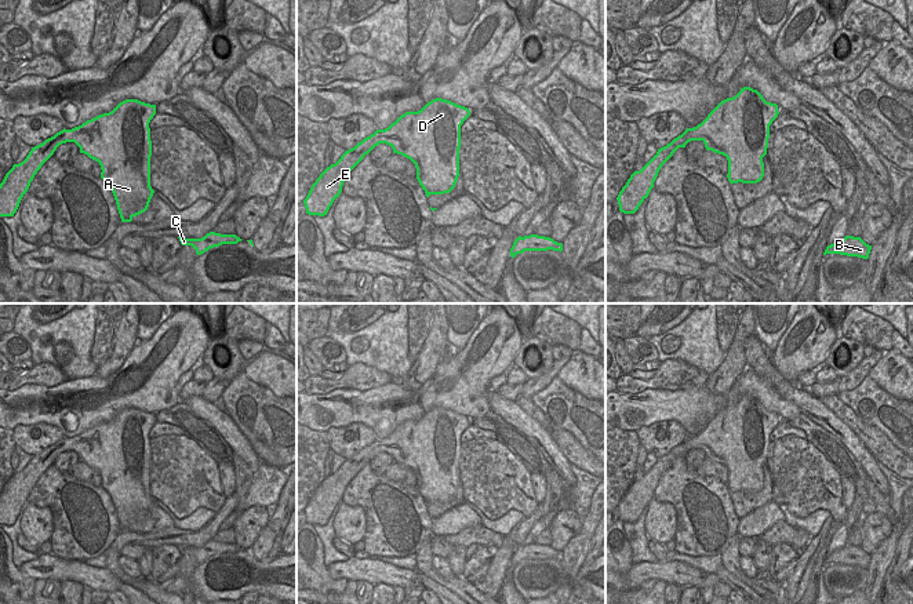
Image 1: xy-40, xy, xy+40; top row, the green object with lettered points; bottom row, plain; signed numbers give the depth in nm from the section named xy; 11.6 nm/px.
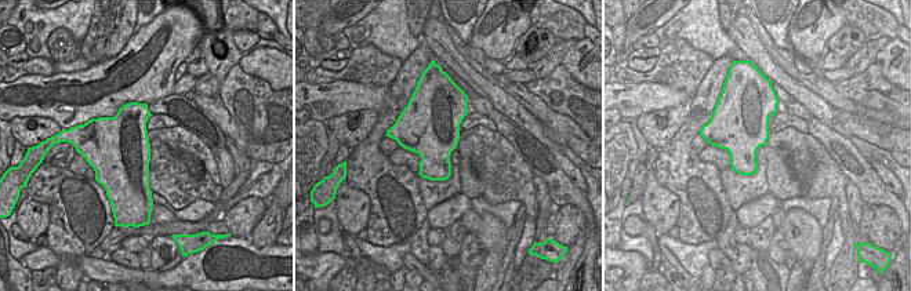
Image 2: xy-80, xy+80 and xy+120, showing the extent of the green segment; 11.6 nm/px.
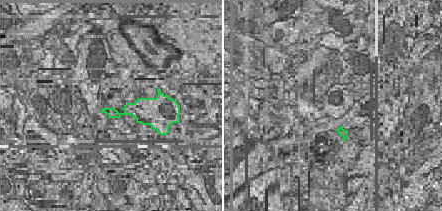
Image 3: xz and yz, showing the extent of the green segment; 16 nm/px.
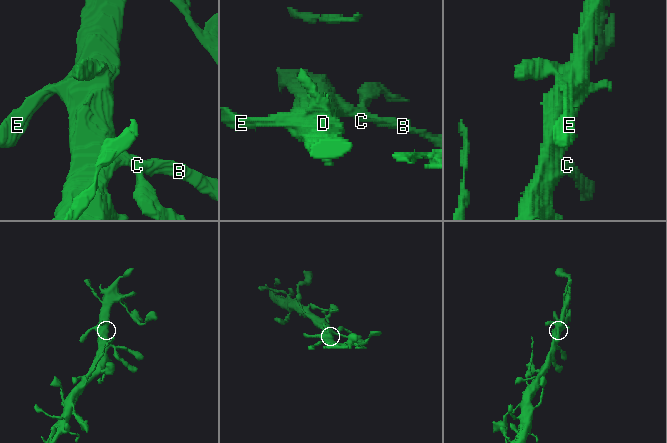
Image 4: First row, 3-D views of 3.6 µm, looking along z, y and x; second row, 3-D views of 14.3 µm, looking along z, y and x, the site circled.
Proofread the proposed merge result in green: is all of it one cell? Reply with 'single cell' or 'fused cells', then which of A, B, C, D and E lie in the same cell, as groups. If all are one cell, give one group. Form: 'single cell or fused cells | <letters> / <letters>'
single cell | A B C D E

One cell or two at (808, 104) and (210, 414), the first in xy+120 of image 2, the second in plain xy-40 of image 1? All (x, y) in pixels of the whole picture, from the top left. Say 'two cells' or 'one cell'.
one cell

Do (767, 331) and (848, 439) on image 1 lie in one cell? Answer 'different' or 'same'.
different

